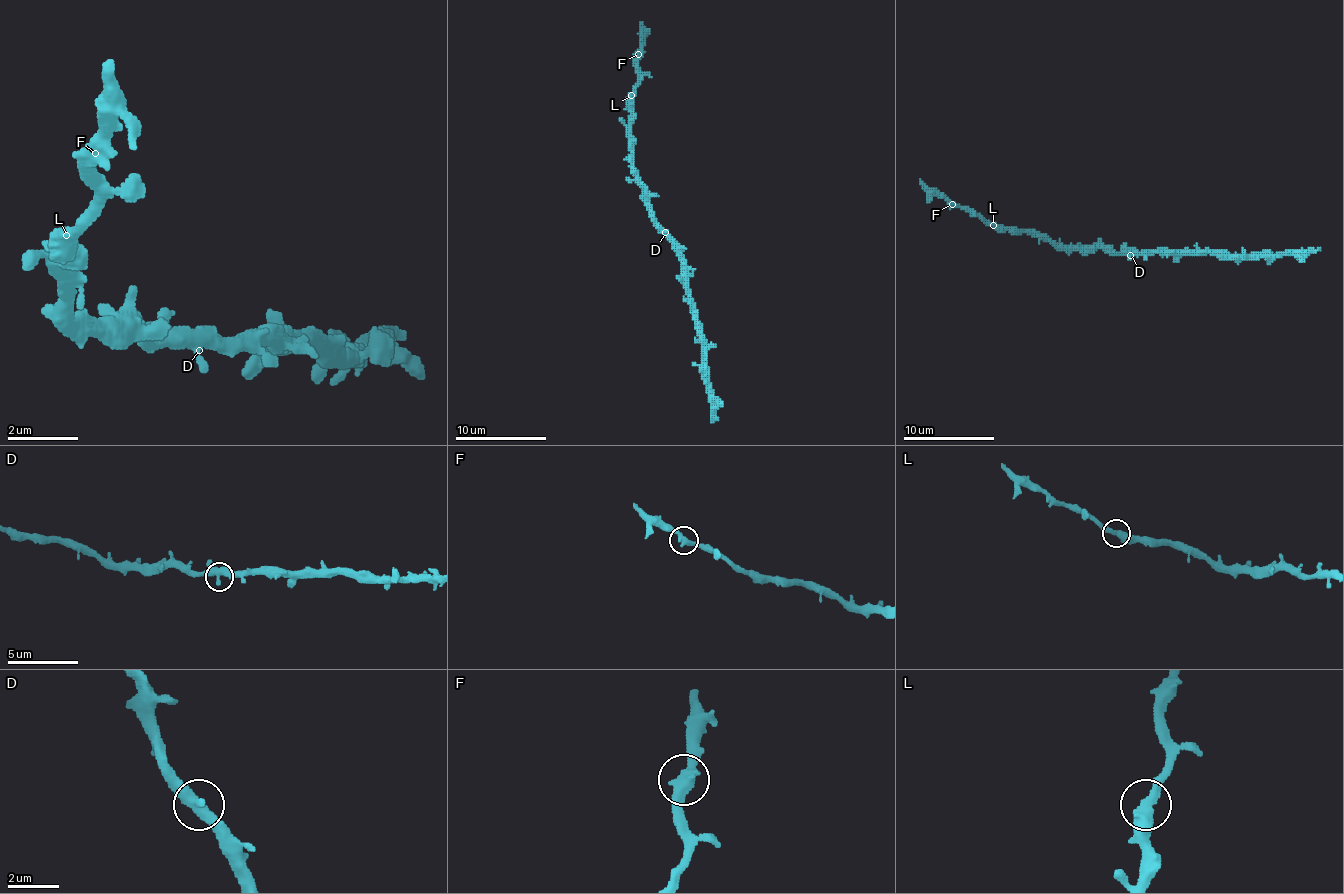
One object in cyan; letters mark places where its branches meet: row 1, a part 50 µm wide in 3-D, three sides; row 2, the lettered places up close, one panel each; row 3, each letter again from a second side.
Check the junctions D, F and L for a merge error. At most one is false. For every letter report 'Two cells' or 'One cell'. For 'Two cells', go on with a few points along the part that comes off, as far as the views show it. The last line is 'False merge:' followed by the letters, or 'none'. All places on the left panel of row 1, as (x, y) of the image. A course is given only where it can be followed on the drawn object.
D: One cell
F: One cell
L: One cell
False merge: none

